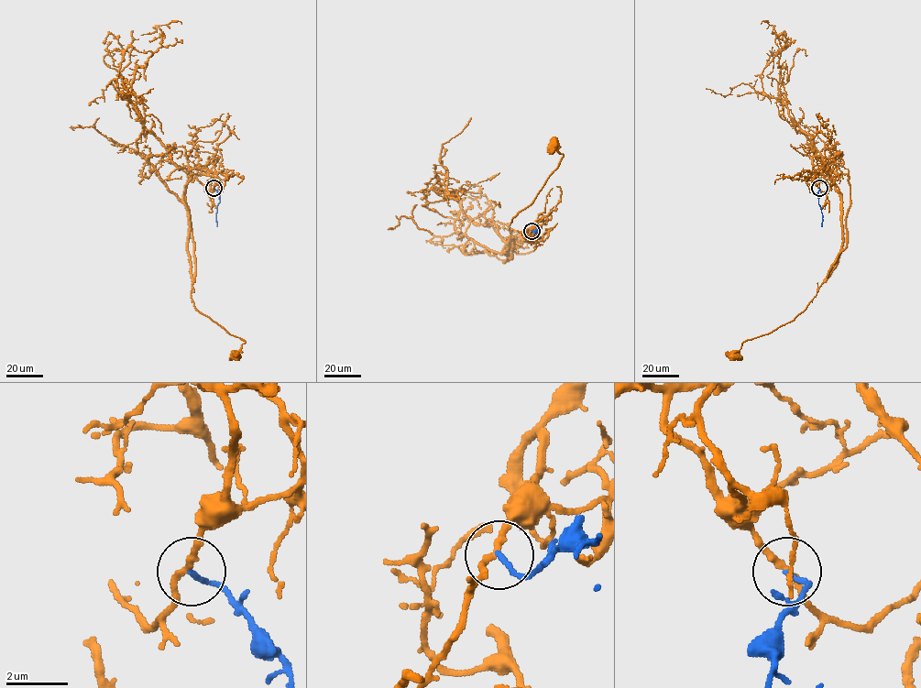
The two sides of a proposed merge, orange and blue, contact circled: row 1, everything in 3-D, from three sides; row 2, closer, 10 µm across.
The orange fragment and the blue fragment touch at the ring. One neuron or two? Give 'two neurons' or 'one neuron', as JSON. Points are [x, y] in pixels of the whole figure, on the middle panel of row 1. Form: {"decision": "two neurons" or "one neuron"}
{"decision": "two neurons"}

